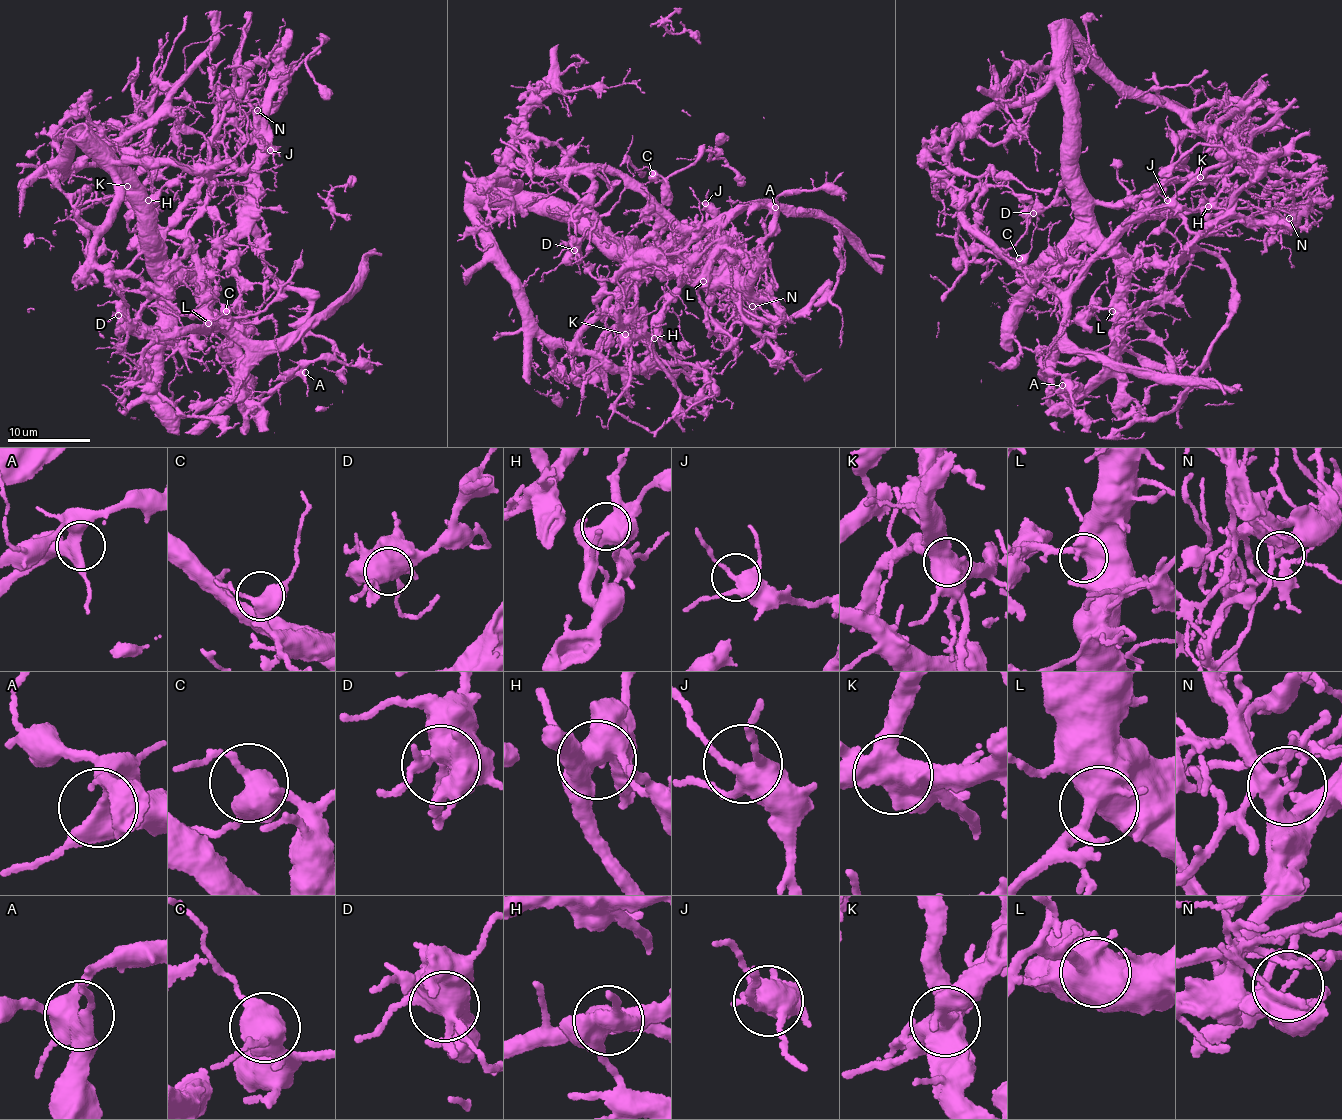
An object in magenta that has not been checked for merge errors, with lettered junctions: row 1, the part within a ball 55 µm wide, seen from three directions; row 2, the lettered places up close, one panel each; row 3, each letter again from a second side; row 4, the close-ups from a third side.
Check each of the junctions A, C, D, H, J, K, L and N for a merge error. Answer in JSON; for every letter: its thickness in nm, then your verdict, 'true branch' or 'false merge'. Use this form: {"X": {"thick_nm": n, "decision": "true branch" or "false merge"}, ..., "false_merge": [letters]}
{"A": {"thick_nm": 440, "decision": "true branch"}, "C": {"thick_nm": 440, "decision": "true branch"}, "D": {"thick_nm": 550, "decision": "true branch"}, "H": {"thick_nm": 500, "decision": "true branch"}, "J": {"thick_nm": 400, "decision": "true branch"}, "K": {"thick_nm": 650, "decision": "false merge"}, "L": {"thick_nm": 500, "decision": "true branch"}, "N": {"thick_nm": 200, "decision": "false merge"}, "false_merge": ["K", "N"]}

